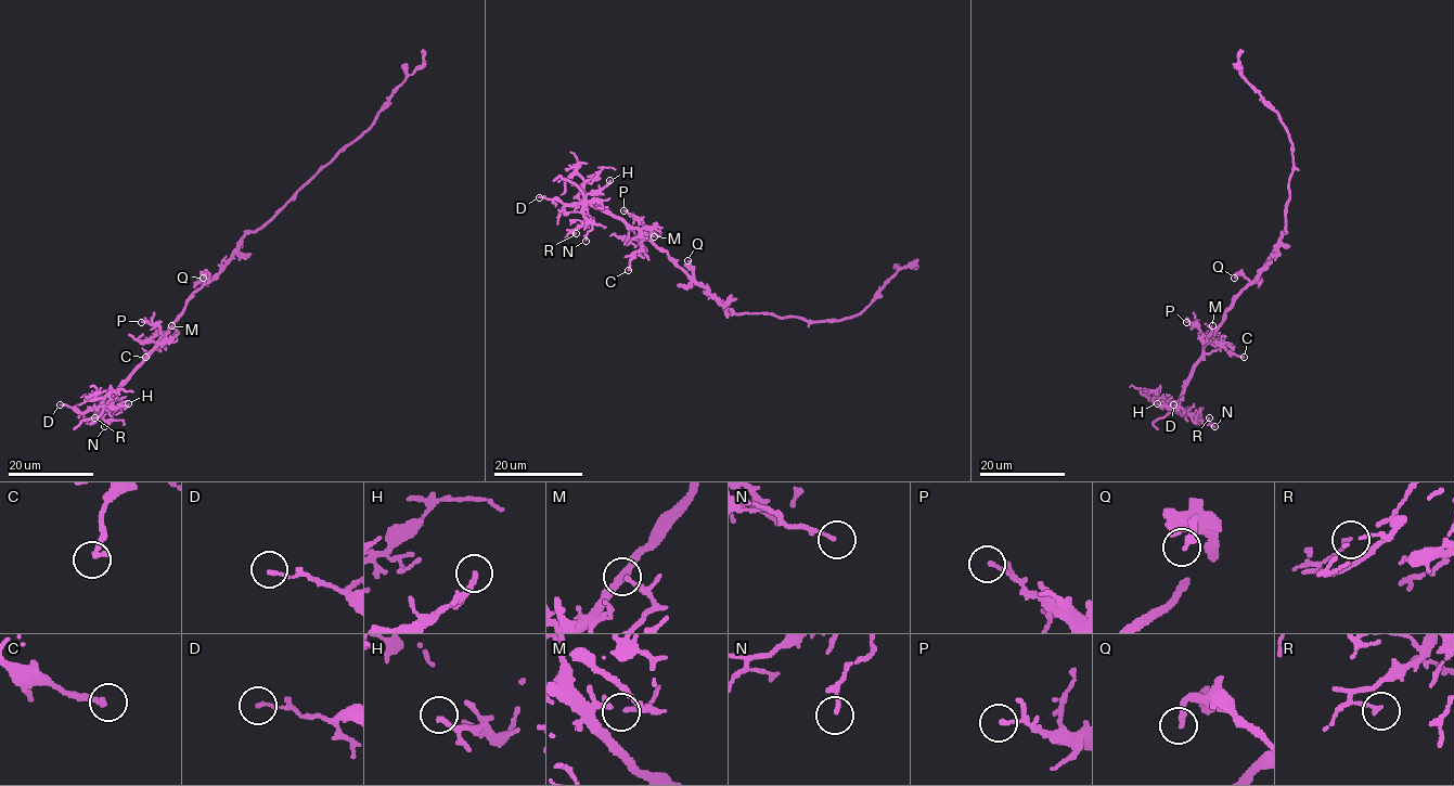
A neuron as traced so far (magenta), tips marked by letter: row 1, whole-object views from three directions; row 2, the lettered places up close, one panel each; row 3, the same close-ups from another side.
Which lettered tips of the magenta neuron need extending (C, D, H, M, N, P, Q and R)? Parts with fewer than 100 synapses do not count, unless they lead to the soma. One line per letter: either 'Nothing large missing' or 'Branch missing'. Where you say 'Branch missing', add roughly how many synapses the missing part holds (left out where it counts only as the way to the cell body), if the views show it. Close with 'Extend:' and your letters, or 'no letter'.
C: Nothing large missing
D: Nothing large missing
H: Nothing large missing
M: Nothing large missing
N: Nothing large missing
P: Nothing large missing
Q: Nothing large missing
R: Nothing large missing
Extend: no letter

